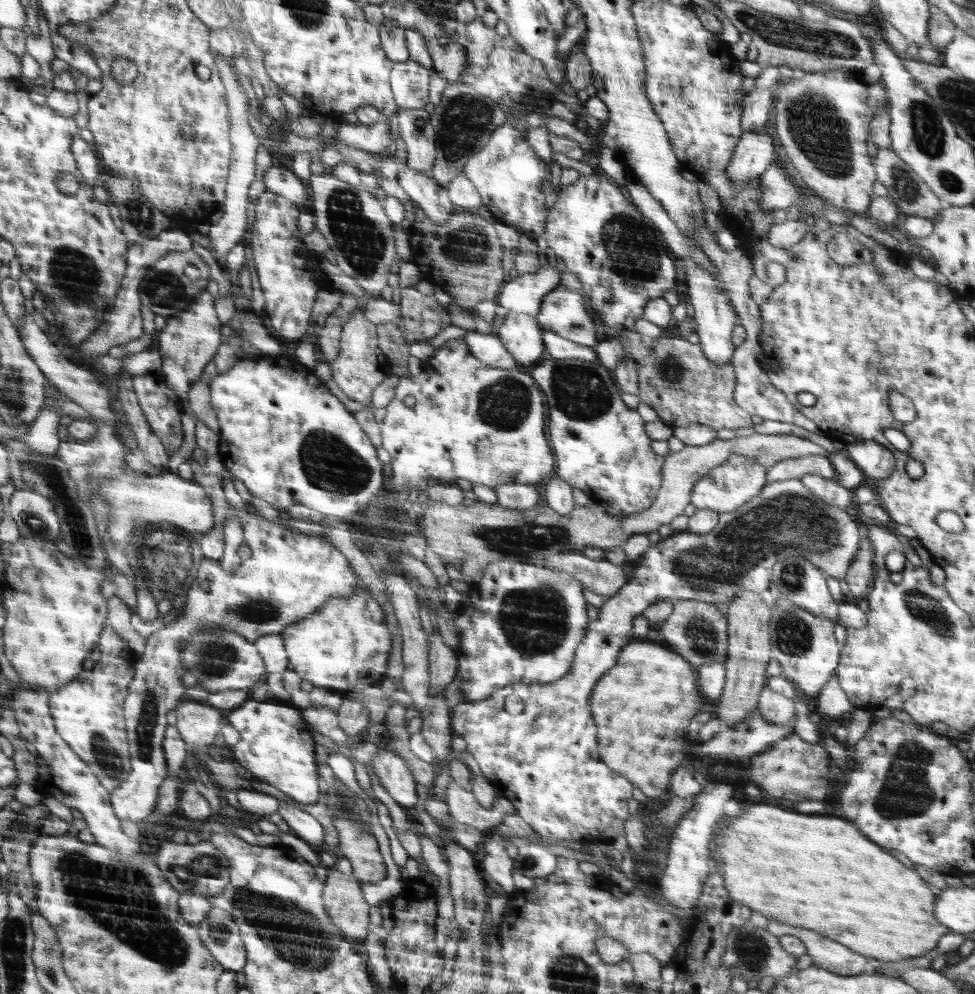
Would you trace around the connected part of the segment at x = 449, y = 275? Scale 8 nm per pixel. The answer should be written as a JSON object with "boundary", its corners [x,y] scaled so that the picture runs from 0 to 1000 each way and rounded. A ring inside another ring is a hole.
{"boundary":[[[426,210],[426,221],[416,239],[424,256],[423,264],[434,274],[436,280],[443,287],[454,290],[464,303],[479,312],[494,302],[505,303],[513,299],[515,291],[524,282],[521,282],[523,272],[519,272],[519,247],[515,247],[515,231],[511,231],[508,223],[498,223],[498,219],[492,218],[487,212],[469,210],[457,224],[449,225],[441,221],[437,213]]]}

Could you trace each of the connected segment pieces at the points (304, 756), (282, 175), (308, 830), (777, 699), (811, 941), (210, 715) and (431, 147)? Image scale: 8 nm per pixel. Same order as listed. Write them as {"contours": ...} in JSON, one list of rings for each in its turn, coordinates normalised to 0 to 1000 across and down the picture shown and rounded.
{"contours":[[[[253,704],[246,710],[234,716],[234,728],[246,736],[246,744],[237,751],[241,769],[247,770],[249,775],[257,777],[264,785],[282,791],[291,799],[310,809],[324,809],[329,801],[326,793],[326,778],[323,776],[324,764],[320,737],[316,730],[320,731],[304,711],[297,707],[288,705],[263,705]]],[[[283,163],[273,171],[270,182],[272,191],[281,192],[281,195],[291,196],[299,203],[311,206],[316,206],[318,203],[316,184]]],[[[286,805],[283,815],[295,829],[299,838],[313,845],[318,850],[328,850],[332,847],[332,835],[328,827],[318,818],[308,814],[293,805]]],[[[787,691],[779,696],[774,712],[786,726],[793,726],[794,728],[806,728],[817,718],[817,710],[812,703]]],[[[788,926],[786,938],[790,938],[796,944],[806,941],[819,944],[824,948],[828,960],[832,963],[833,971],[862,982],[884,980],[890,970],[891,964],[888,962],[875,958],[872,954],[859,950],[855,946],[849,946],[841,940],[835,940],[833,936],[812,934],[808,930]]],[[[193,703],[179,715],[181,734],[194,753],[209,752],[209,748],[219,746],[224,734],[227,734],[226,722],[230,718],[226,712]]],[[[436,109],[410,111],[404,117],[406,135],[413,140],[418,167],[440,174],[446,164],[446,131]]]]}

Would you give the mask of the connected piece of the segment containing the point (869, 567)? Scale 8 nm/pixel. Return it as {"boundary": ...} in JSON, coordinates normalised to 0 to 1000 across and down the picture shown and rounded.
{"boundary":[[[883,541],[882,552],[876,560],[876,564],[870,571],[865,589],[871,592],[869,600],[872,606],[880,607],[888,602],[890,593],[896,584],[895,572],[896,554],[892,550],[892,541]]]}

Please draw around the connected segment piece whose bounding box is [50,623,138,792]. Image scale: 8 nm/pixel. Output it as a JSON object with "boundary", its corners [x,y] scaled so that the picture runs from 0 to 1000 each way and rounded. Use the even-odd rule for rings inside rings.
{"boundary":[[[109,627],[109,638],[105,636],[104,642],[102,644],[99,662],[103,662],[103,666],[98,666],[98,670],[96,670],[96,674],[94,674],[94,678],[92,678],[92,682],[84,682],[84,686],[78,686],[78,684],[72,686],[70,690],[64,690],[62,694],[55,694],[53,697],[53,702],[51,702],[51,710],[55,710],[55,722],[59,722],[59,734],[64,734],[64,742],[68,742],[68,746],[72,746],[72,751],[76,751],[76,757],[82,761],[84,759],[84,763],[88,763],[88,767],[92,767],[92,775],[95,776],[97,780],[103,784],[103,786],[116,797],[118,793],[121,793],[134,776],[134,759],[132,756],[132,744],[130,741],[130,736],[128,733],[128,719],[127,719],[127,708],[128,703],[131,699],[131,688],[135,686],[135,683],[139,681],[139,672],[142,665],[139,665],[139,659],[137,658],[137,654],[133,652],[133,647],[129,646],[129,643],[126,643],[124,639],[120,637],[115,632],[115,629]]]}

